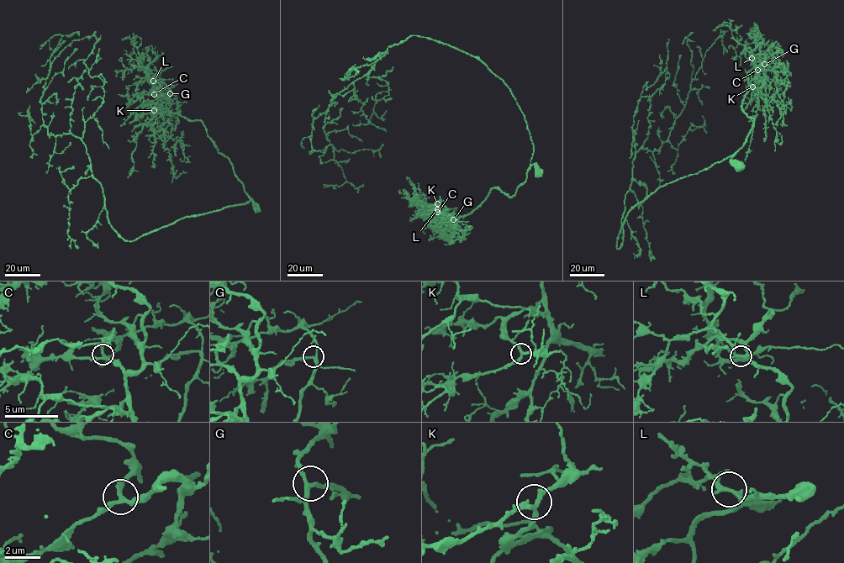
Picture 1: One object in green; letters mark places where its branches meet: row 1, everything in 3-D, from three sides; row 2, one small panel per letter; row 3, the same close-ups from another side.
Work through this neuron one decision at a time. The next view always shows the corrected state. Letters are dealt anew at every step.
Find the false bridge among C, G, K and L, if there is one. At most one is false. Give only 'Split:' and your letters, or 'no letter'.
Split: no letter

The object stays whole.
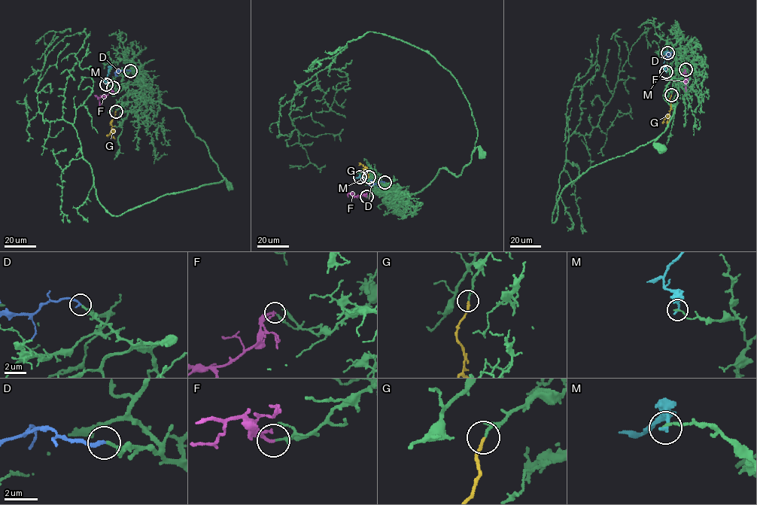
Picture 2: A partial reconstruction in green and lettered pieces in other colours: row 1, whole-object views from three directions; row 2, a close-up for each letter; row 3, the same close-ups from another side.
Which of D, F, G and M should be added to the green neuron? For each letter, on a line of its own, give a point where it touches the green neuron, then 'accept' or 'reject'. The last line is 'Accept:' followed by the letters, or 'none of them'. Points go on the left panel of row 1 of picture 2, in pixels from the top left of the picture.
D: meets green at (130, 71); accept
F: meets green at (113, 87); reject
G: meets green at (116, 111); accept
M: meets green at (106, 84); reject
Accept: D, G

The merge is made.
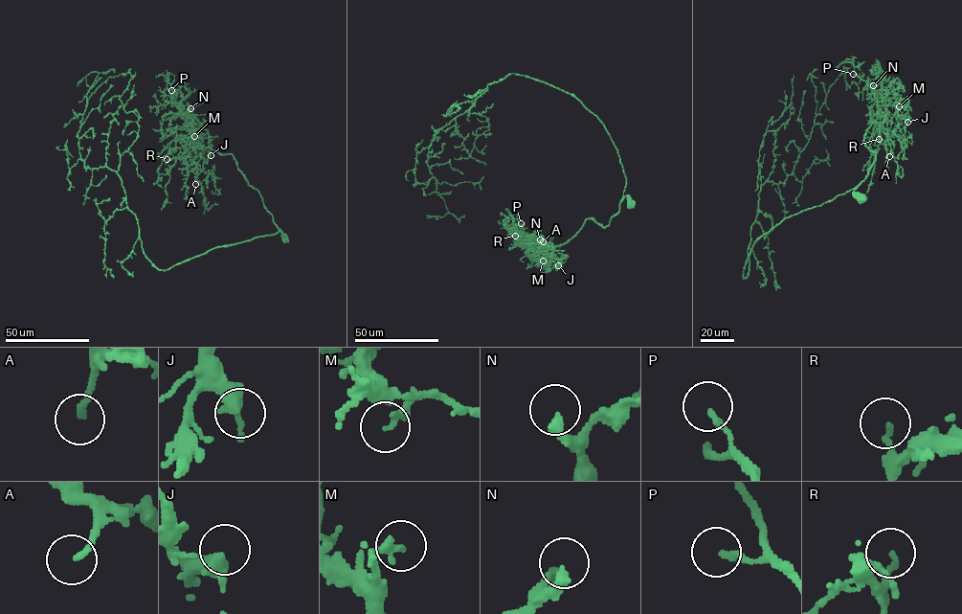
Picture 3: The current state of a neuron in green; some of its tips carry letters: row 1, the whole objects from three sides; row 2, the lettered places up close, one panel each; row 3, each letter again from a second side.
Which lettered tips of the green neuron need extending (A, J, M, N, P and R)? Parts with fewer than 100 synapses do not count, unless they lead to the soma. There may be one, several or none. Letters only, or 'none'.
A, N

